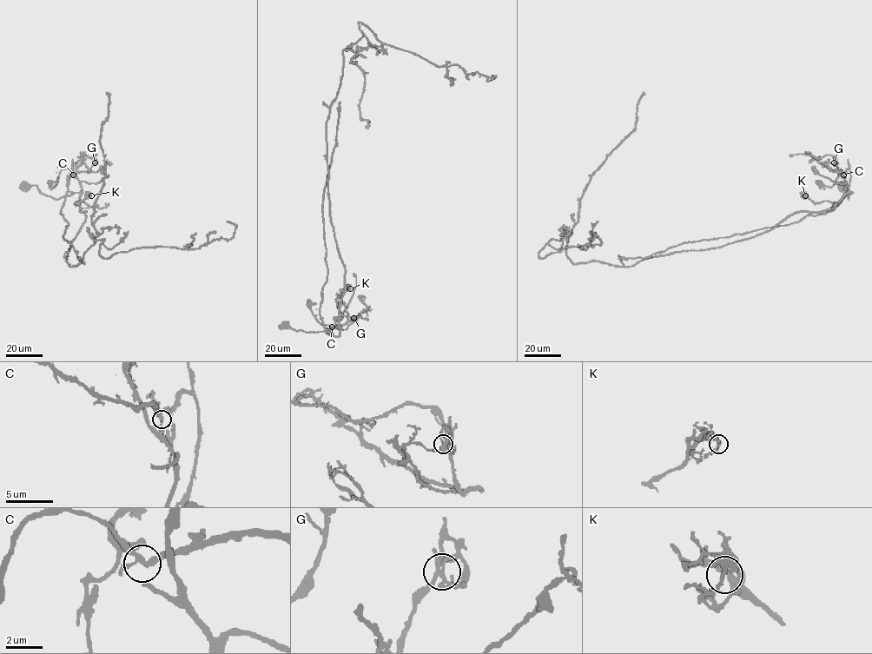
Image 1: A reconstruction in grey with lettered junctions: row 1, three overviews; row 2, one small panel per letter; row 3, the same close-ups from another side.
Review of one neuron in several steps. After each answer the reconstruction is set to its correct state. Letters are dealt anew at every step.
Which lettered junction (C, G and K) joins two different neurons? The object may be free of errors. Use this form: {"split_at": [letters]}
{"split_at": ["C"]}

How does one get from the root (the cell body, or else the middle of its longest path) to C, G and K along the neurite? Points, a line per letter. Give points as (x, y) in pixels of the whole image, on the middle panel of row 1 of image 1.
C: (284, 324), (297, 331), (328, 332), (338, 336), (340, 326), (327, 333), (331, 333), (332, 326)
G: (284, 324), (297, 331), (338, 336), (341, 327), (327, 331), (330, 333), (331, 326), (353, 318)
K: (284, 324), (297, 331), (328, 332), (338, 336), (339, 315), (347, 317), (340, 311), (336, 300), (350, 288)

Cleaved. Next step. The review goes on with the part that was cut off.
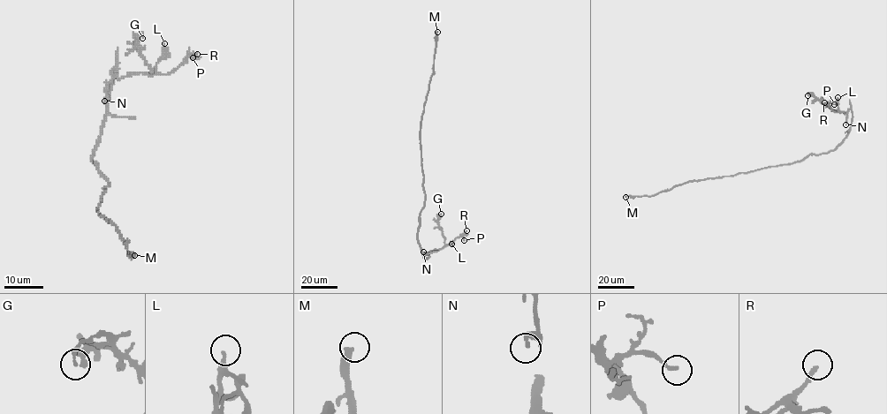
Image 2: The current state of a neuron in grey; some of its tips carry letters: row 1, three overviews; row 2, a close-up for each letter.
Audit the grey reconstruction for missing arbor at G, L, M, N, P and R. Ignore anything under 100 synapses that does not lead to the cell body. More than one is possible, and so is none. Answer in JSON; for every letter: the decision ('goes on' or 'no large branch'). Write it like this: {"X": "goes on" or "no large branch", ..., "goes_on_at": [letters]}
{"G": "no large branch", "L": "no large branch", "M": "goes on", "N": "no large branch", "P": "no large branch", "R": "no large branch", "goes_on_at": ["M"]}

